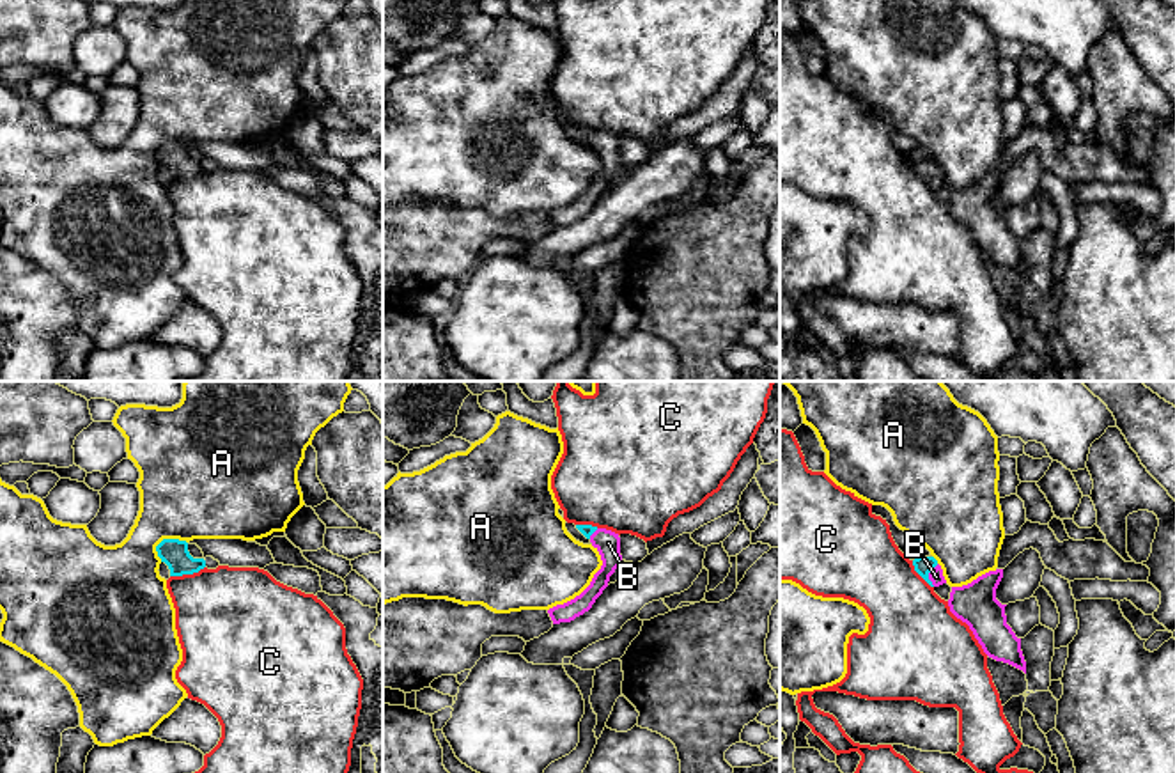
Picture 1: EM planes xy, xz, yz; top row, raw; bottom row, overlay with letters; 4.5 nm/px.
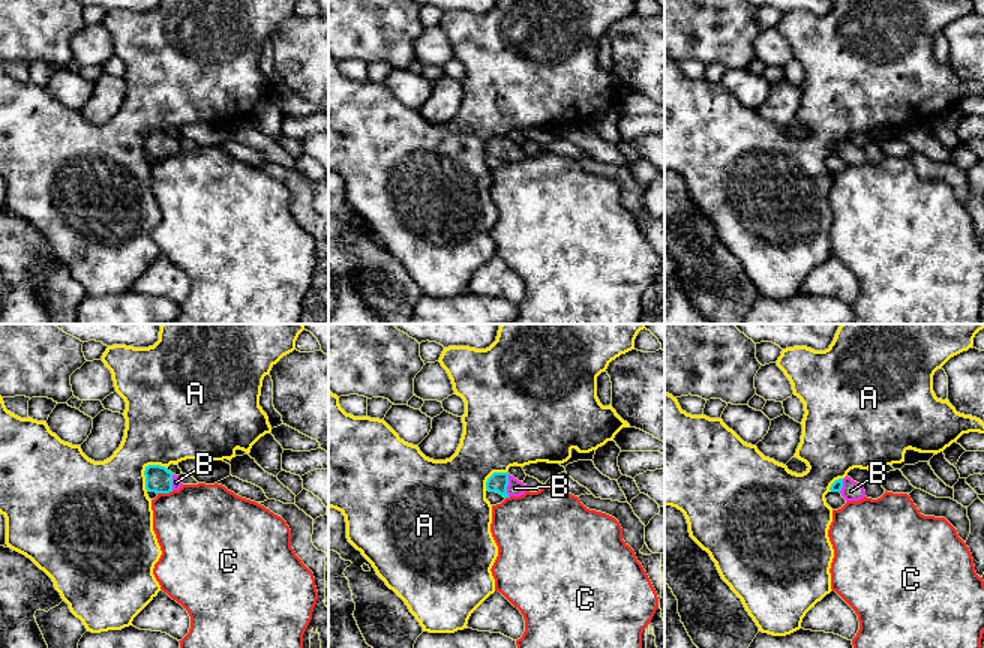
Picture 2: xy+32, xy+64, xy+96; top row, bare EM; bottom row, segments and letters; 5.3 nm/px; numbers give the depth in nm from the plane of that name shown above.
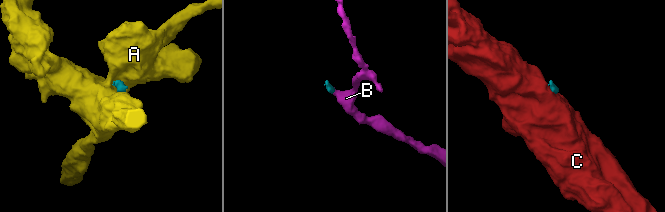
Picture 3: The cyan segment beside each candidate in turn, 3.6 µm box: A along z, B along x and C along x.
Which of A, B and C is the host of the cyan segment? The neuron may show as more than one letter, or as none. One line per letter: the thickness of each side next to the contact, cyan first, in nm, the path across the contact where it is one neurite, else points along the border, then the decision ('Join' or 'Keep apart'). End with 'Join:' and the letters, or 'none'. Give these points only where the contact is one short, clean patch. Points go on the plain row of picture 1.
A: Thickness 120 nm (cyan) against 440 nm. Boundary: xy (186, 144), (163, 142), (156, 149), (156, 158). Keep apart
B: Thickness 80 nm (cyan) against 70 nm. Path across: yz (922, 167), (927, 178), (936, 179). Join
C: Thickness 120 nm (cyan) against 440 nm. Boundary: xy (204, 169), (192, 176), (171, 179). Keep apart
Join: B

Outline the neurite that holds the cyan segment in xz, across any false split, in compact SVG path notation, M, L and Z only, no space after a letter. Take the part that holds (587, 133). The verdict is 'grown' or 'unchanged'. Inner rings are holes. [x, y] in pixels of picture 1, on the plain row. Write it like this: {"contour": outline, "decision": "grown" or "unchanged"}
{"contour": "M576 128L576 131L599 154L603 168L594 177L590 188L580 199L548 213L553 227L571 225L576 220L588 215L592 207L595 206L595 202L608 190L610 179L615 176L615 172L620 168L620 163L622 163L619 137L606 131L592 129L592 128Z", "decision": "grown"}

